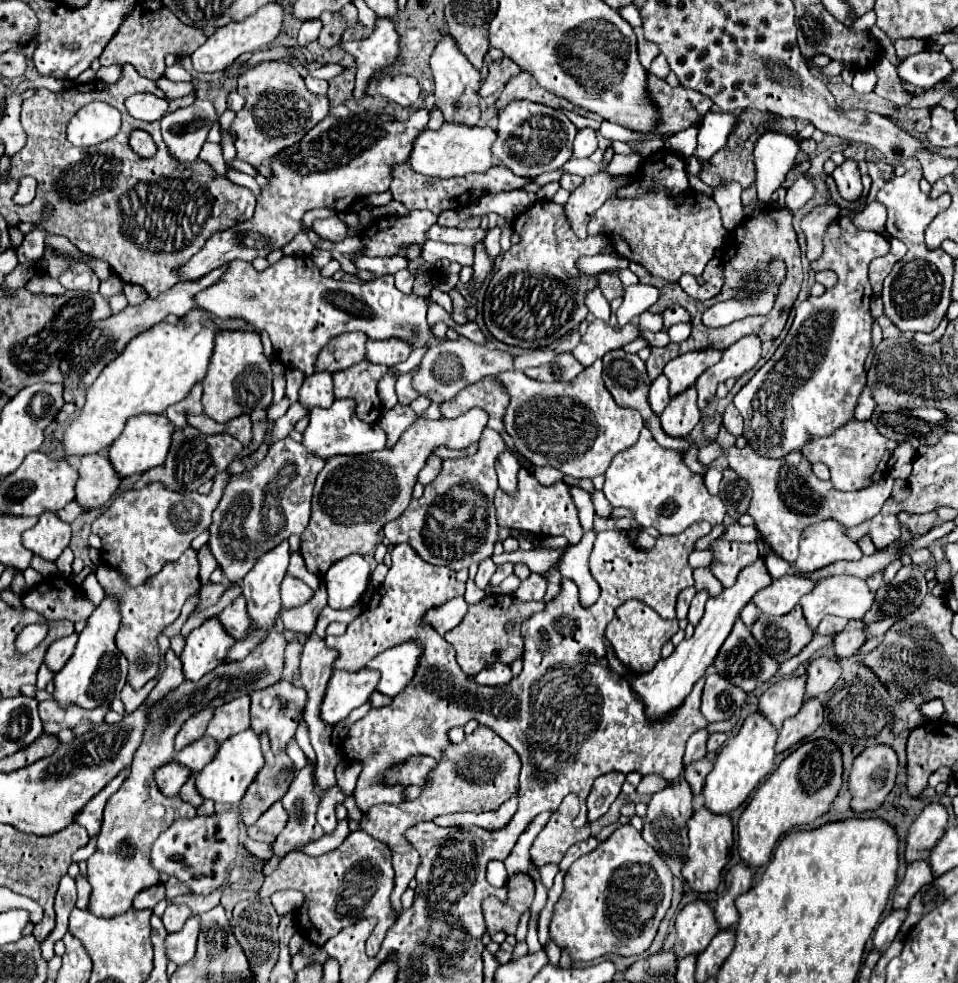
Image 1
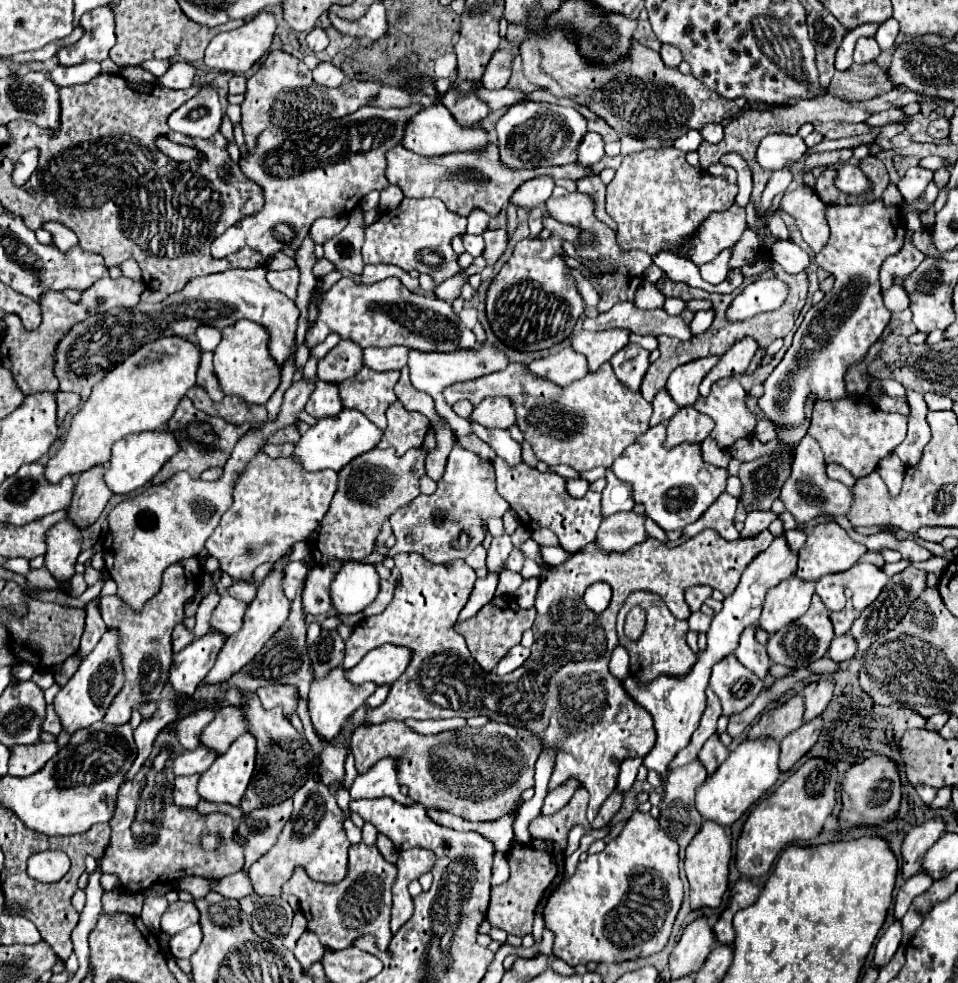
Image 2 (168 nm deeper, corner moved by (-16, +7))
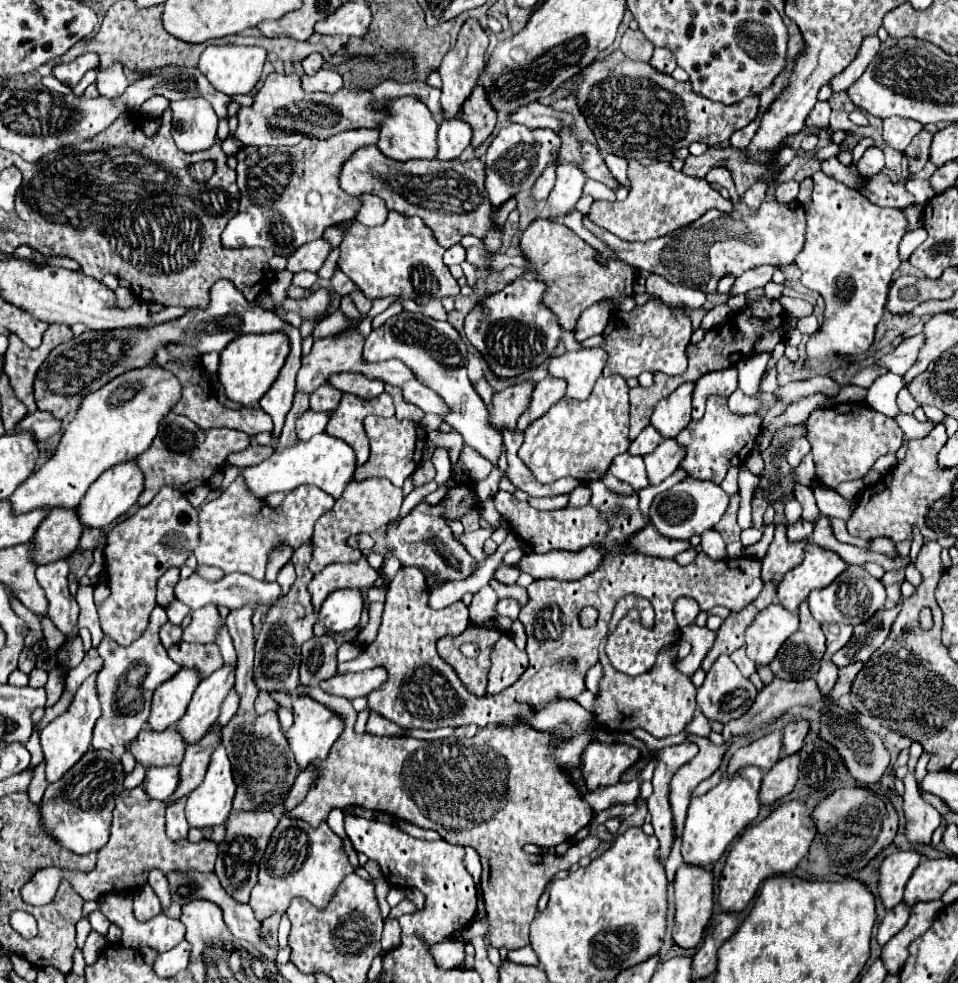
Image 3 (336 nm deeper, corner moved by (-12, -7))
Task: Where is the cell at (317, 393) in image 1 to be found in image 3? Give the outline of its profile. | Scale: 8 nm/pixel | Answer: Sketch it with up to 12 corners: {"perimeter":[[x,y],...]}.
{"perimeter":[[306,410],[296,420],[298,440],[324,432],[328,414]]}

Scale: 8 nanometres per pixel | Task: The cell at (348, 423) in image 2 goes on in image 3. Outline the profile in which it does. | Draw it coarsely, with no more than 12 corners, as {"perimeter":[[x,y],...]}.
{"perimeter":[[318,434],[240,468],[268,498],[314,484],[334,500],[356,470],[354,450]]}

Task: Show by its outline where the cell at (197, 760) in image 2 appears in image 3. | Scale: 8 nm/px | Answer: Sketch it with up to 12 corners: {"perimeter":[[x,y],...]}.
{"perimeter":[[176,766],[150,768],[142,786],[166,800],[178,786]]}

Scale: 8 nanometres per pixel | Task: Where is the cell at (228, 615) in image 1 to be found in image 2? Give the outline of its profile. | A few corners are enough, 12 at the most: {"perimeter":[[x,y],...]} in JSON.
{"perimeter":[[222,592],[212,630],[226,636],[242,628],[248,604]]}

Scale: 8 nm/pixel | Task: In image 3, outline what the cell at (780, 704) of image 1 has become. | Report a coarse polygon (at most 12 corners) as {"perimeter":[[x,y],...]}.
{"perimeter":[[782,732],[736,750],[728,774],[746,766],[770,770],[782,754]]}

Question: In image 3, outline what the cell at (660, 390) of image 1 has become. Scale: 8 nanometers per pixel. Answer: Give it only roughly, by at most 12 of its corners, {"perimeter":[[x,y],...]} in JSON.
{"perimeter":[[652,426],[630,442],[628,454],[650,454],[660,442]]}

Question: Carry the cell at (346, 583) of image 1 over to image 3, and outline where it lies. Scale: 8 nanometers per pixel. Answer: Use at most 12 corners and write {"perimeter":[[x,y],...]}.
{"perimeter":[[336,590],[318,618],[332,632],[358,626],[360,590]]}

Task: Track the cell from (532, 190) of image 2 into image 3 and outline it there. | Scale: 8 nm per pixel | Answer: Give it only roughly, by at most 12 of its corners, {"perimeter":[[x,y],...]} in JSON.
{"perimeter":[[556,162],[540,174],[532,188],[534,200],[546,200],[554,186]]}

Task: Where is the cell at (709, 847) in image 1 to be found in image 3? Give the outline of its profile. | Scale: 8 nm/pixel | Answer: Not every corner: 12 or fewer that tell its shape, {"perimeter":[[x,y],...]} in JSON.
{"perimeter":[[680,866],[674,878],[680,948],[696,948],[712,916],[712,872]]}

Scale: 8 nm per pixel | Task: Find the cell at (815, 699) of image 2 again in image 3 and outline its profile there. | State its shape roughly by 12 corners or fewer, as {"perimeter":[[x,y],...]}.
{"perimeter":[[794,720],[782,730],[784,756],[796,754],[808,734],[806,720]]}

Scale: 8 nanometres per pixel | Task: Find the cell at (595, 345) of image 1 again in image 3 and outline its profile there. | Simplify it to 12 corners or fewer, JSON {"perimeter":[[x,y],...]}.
{"perimeter":[[606,352],[556,356],[548,376],[566,382],[566,396],[586,400],[602,376]]}

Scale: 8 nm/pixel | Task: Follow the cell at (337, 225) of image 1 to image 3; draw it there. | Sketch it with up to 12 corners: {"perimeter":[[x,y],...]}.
{"perimeter":[[326,240],[300,246],[286,270],[318,272],[330,254]]}

